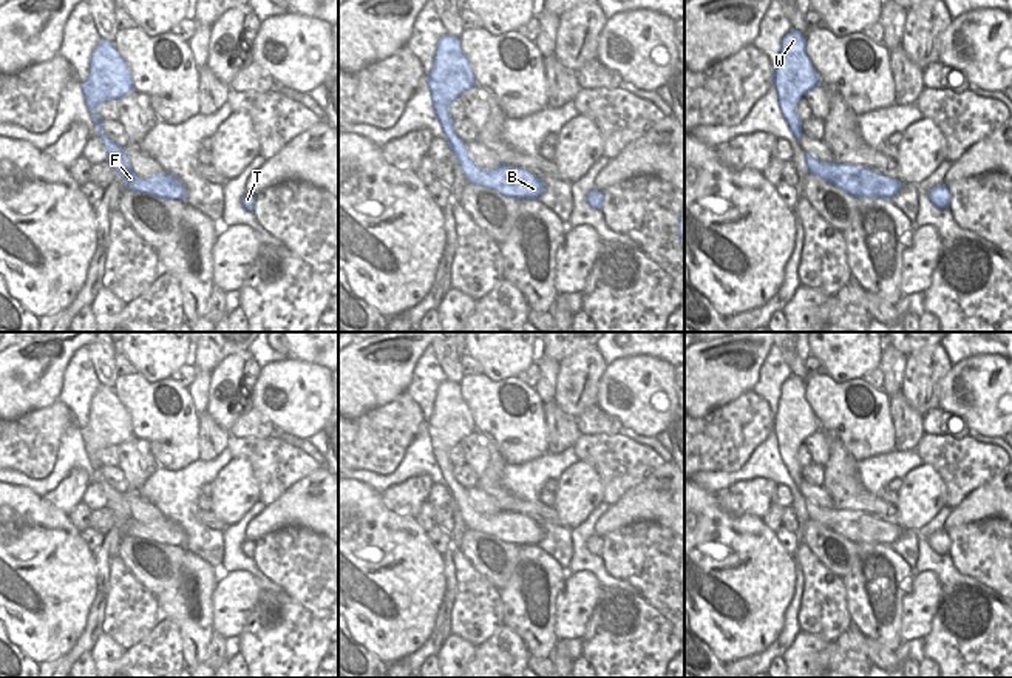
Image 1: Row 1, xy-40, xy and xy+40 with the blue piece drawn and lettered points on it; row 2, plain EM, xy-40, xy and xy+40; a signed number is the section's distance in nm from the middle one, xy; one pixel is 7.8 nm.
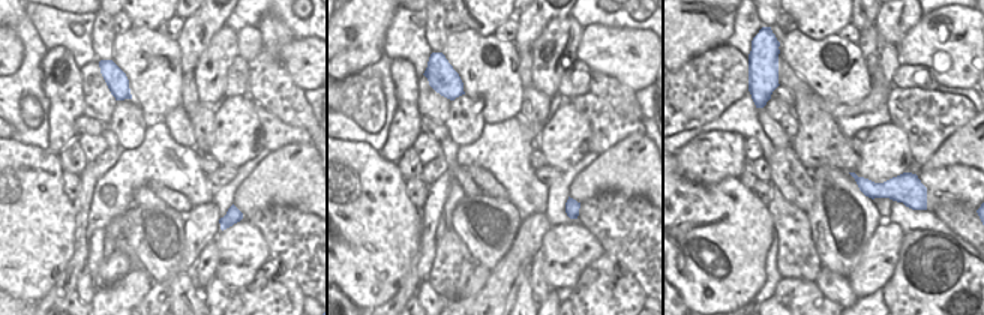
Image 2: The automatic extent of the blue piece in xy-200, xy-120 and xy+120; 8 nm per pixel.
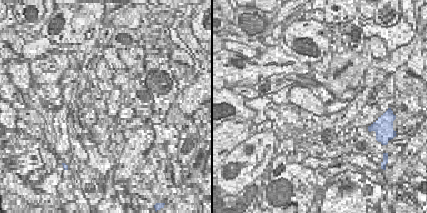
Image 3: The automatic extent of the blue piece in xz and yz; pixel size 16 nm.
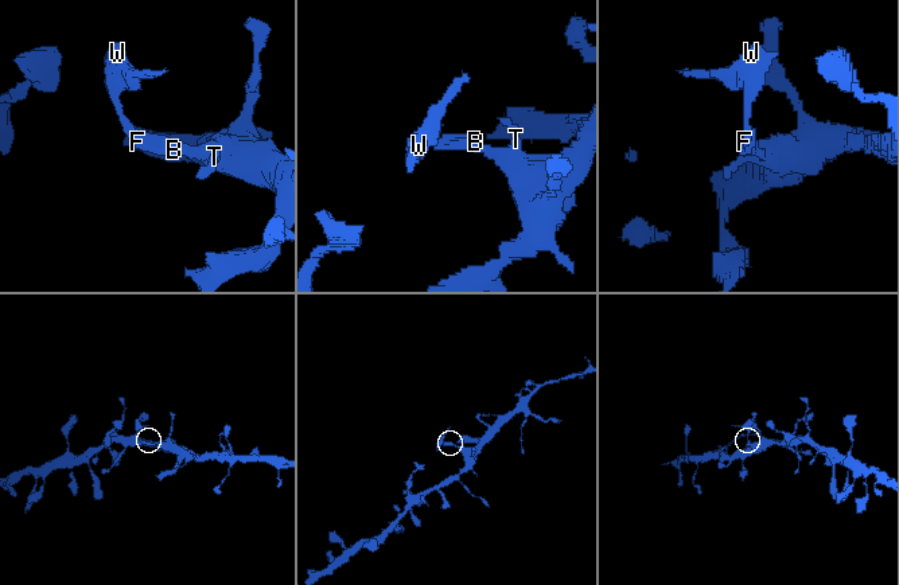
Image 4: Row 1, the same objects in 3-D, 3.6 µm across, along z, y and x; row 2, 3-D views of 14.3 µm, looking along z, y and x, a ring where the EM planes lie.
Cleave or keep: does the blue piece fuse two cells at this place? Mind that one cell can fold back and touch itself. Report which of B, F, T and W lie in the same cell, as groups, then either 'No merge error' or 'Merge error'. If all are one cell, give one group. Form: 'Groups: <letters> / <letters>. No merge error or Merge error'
Groups: B F T / W. Merge error.

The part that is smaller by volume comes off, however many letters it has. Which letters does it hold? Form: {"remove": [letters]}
{"remove": ["W"]}

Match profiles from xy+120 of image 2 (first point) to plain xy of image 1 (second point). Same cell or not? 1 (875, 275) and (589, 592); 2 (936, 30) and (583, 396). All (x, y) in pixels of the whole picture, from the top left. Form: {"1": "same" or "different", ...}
{"1": "same", "2": "different"}

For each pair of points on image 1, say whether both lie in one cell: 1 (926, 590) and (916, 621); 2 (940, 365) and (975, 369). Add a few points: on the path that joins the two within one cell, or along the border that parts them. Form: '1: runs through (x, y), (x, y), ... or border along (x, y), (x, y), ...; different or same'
1: runs through (921, 598), (916, 613); same
2: border along (952, 366), (940, 382), (938, 400); different

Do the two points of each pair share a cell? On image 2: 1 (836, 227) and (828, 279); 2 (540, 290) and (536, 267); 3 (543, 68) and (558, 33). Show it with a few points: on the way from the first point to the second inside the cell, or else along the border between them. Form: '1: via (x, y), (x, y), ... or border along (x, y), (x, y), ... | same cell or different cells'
1: border along (822, 267), (845, 278) | different cells
2: via (539, 284), (536, 273) | same cell
3: via (551, 59), (558, 42) | same cell

